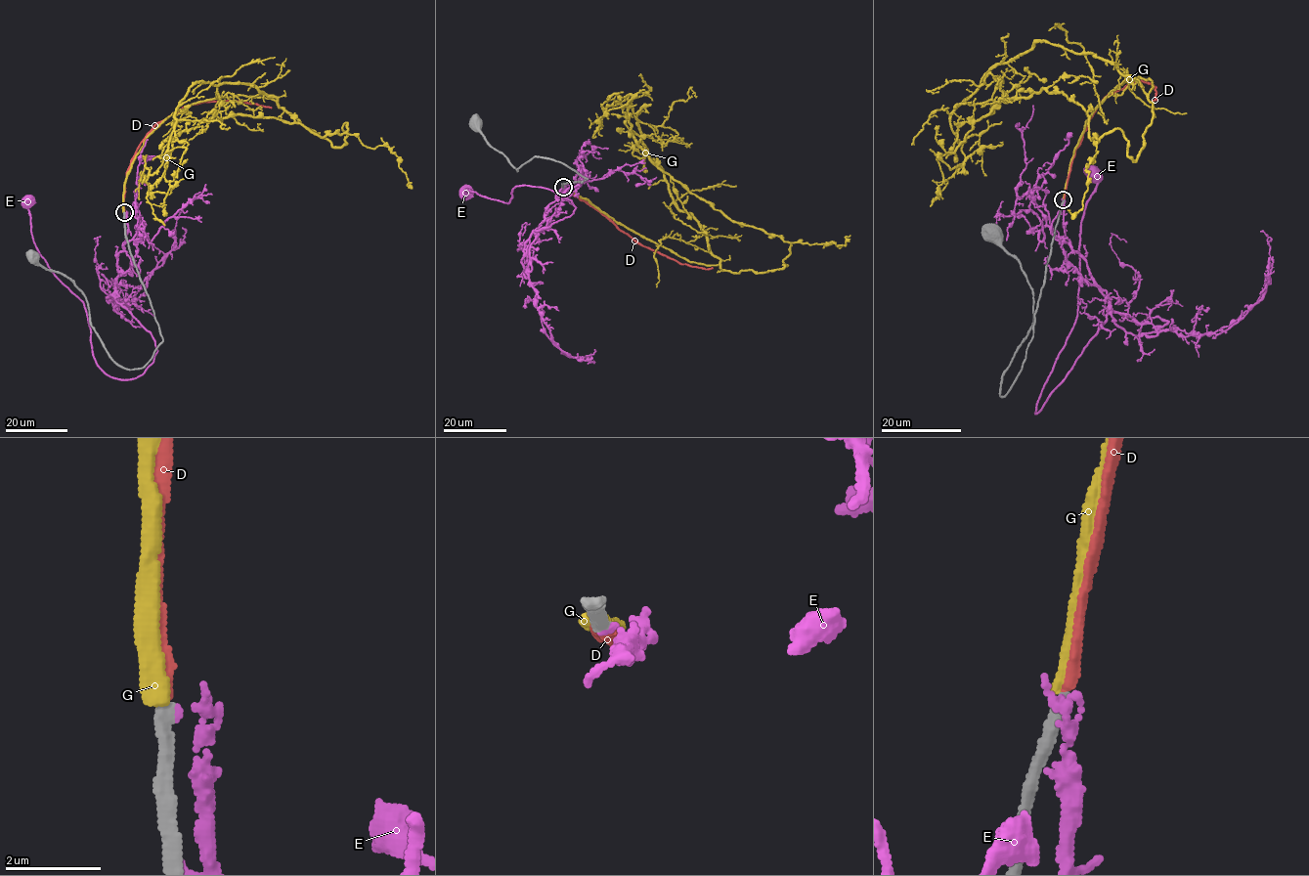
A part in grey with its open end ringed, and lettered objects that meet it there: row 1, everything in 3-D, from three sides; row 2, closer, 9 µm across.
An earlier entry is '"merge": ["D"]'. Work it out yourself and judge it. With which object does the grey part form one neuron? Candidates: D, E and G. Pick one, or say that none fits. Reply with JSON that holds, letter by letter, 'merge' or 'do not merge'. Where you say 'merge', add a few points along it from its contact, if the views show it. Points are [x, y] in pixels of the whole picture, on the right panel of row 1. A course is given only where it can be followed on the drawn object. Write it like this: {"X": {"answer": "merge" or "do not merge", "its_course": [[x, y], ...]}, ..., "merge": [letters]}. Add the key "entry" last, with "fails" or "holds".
{"D": {"answer": "merge", "its_course": [[1063, 200], [1074, 150], [1090, 115], [1108, 96], [1131, 82], [1142, 81], [1156, 87], [1156, 98], [1153, 102]]}, "E": {"answer": "do not merge"}, "G": {"answer": "do not merge"}, "merge": ["D"], "entry": "holds"}

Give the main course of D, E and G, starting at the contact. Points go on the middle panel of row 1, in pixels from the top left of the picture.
D: (563, 187), (641, 244), (681, 263), (713, 268)
E: (563, 187), (536, 232), (569, 216), (571, 201), (526, 185), (508, 203), (467, 191)
G: (563, 187), (689, 261), (719, 263), (649, 157), (631, 102), (603, 111), (601, 106), (619, 93)

